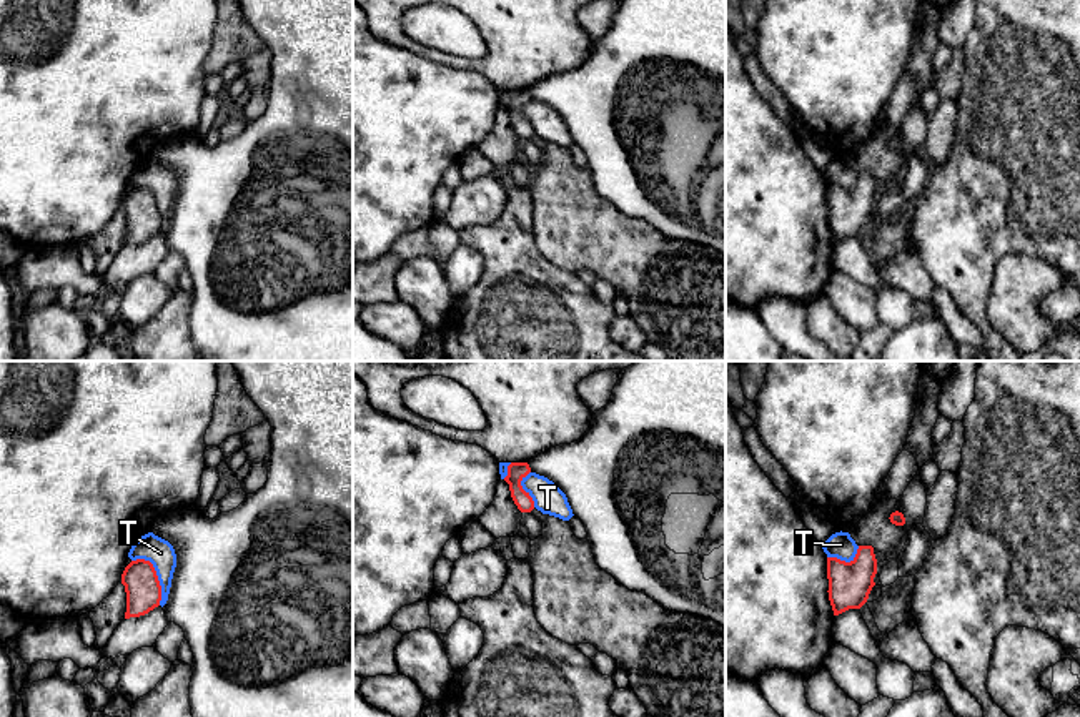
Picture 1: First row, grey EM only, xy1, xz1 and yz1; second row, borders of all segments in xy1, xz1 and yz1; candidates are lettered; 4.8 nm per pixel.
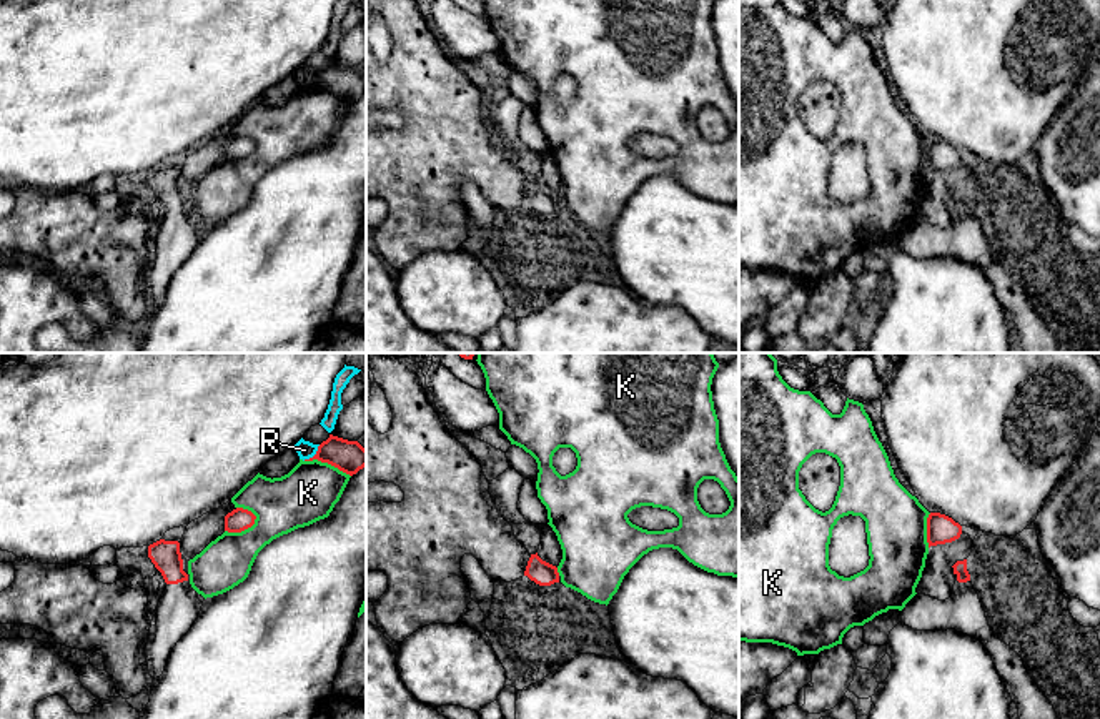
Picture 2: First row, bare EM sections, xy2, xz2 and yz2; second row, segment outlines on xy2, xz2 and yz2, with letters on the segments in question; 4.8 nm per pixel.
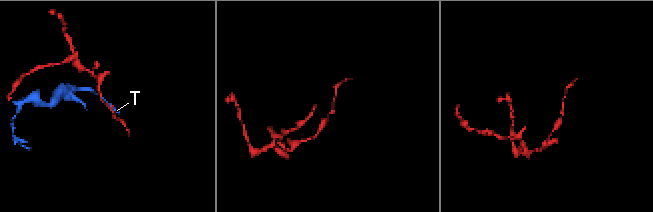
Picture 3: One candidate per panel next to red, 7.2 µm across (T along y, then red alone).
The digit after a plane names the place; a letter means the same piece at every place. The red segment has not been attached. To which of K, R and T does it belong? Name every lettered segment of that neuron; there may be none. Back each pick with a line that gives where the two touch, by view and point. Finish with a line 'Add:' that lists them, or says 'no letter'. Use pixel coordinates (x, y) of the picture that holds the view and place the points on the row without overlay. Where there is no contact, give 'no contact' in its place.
Add: no letter

